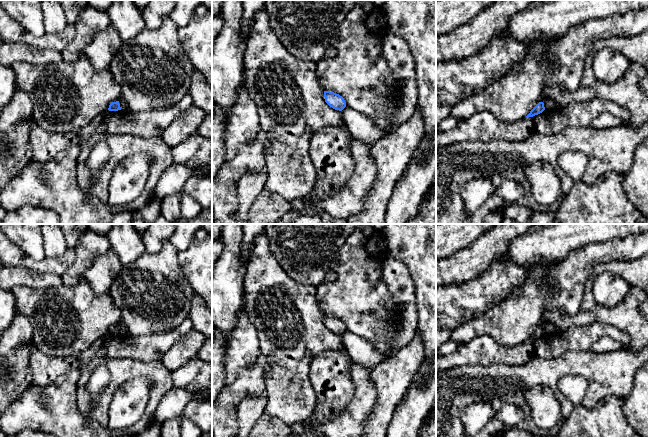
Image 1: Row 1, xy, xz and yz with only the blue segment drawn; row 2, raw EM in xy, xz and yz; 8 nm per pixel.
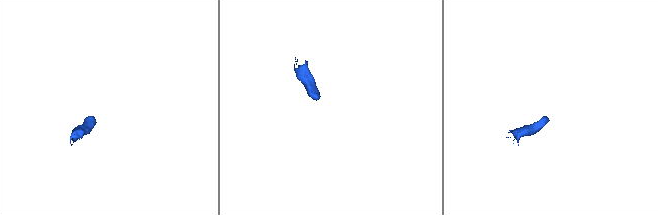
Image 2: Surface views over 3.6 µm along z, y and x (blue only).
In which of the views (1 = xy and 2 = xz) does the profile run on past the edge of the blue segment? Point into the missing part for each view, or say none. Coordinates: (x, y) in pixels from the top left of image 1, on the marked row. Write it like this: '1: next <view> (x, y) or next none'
1: next none
2: next none

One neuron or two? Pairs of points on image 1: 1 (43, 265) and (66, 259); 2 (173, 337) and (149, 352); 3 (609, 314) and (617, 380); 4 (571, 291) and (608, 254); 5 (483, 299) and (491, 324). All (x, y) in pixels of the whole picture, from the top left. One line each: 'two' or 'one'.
1: one
2: one
3: two
4: one
5: two

